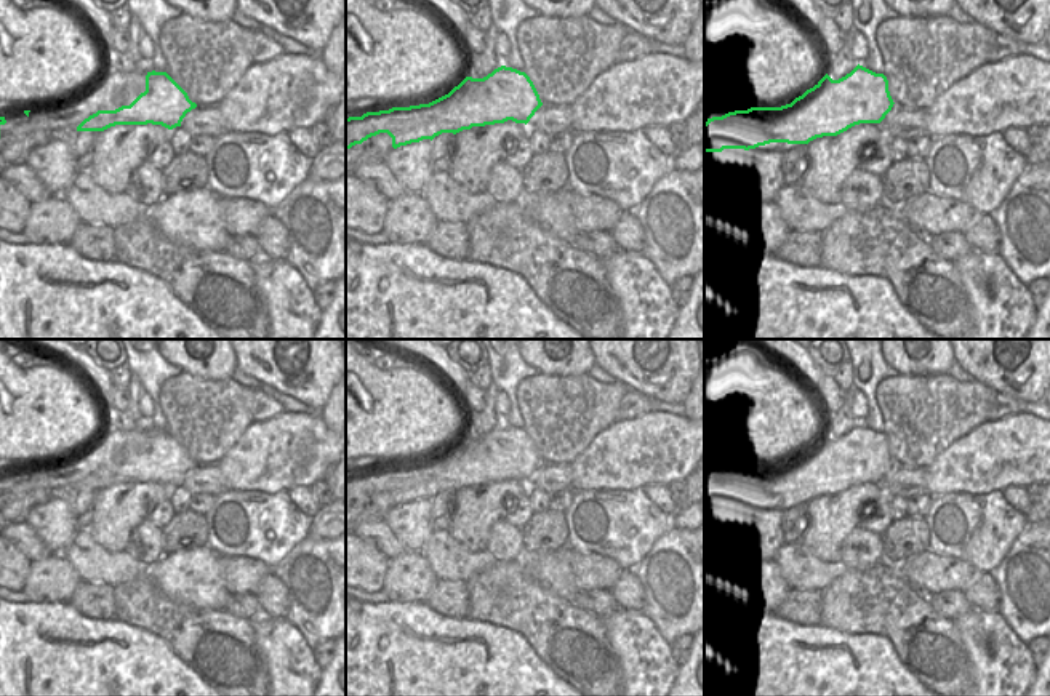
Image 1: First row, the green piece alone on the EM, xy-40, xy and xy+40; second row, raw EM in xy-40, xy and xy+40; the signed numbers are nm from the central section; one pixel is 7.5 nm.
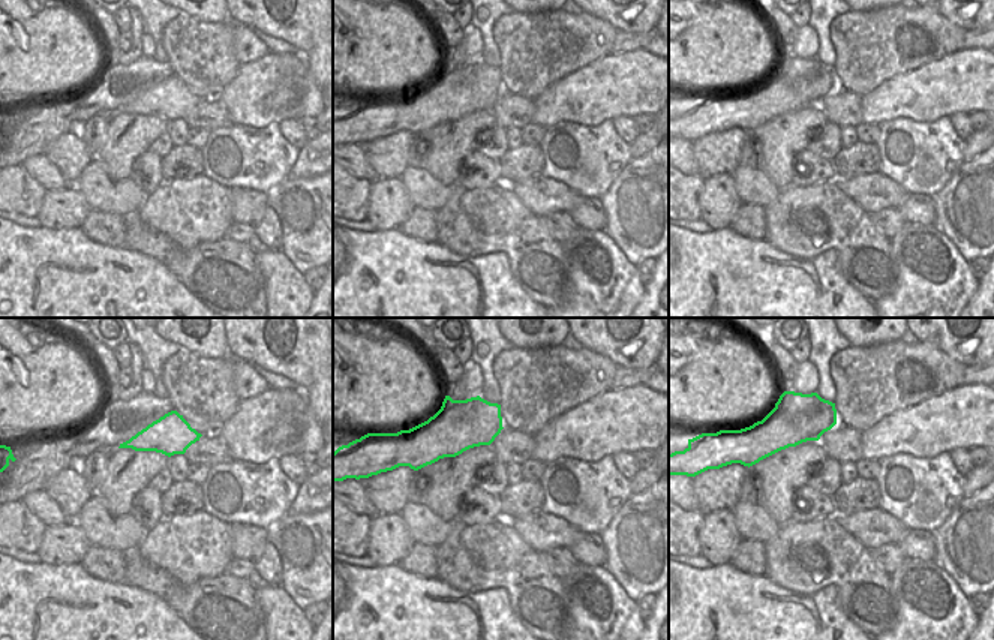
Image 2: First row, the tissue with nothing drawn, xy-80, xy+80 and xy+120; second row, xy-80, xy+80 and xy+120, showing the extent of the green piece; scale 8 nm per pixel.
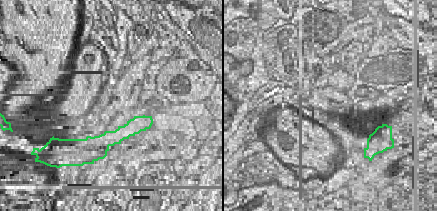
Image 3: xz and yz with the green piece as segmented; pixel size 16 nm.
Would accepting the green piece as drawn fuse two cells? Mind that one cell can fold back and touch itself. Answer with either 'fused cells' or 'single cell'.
fused cells

